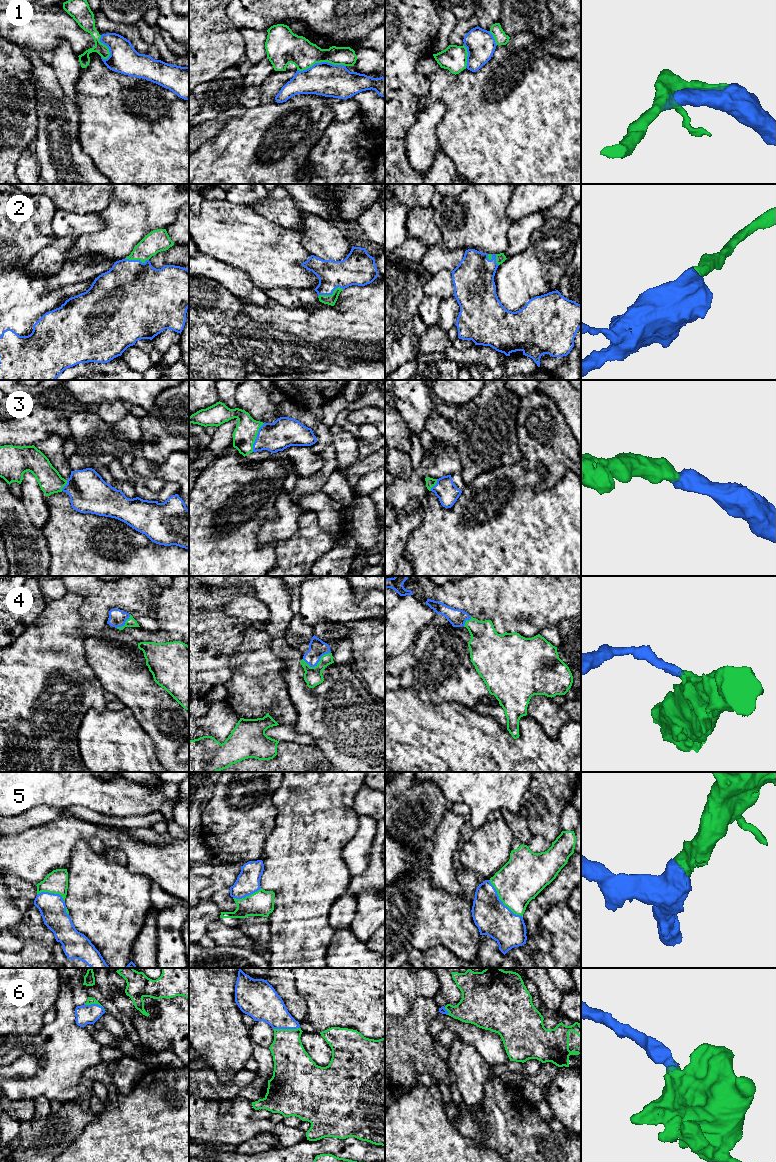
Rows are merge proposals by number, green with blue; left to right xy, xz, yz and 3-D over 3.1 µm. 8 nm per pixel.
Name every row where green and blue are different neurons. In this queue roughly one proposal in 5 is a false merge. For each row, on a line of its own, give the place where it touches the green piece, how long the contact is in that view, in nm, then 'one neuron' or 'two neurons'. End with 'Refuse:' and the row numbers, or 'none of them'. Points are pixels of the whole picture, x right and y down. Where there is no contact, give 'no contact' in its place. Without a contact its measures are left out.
1: contact xz (321, 61); length 400 nm; two neurons
2: contact xz (330, 295); length 220 nm; one neuron
3: contact xz (256, 436); length 260 nm; one neuron
4: contact xz (318, 663); length 240 nm; one neuron
5: contact yz (501, 900); length 400 nm; one neuron
6: contact xz (286, 1029); length 220 nm; one neuron
Refuse: 1

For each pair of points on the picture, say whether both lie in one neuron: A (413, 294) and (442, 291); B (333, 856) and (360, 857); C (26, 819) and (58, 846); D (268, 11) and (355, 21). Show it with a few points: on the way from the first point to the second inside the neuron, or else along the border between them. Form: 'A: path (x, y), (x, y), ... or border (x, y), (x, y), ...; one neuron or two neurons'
A: border (426, 279), (424, 282), (424, 294); two neurons
B: border (353, 835), (342, 851), (343, 861), (351, 876); two neurons
C: border (58, 818), (14, 834); two neurons
D: path (290, 10), (333, 10); one neuron

